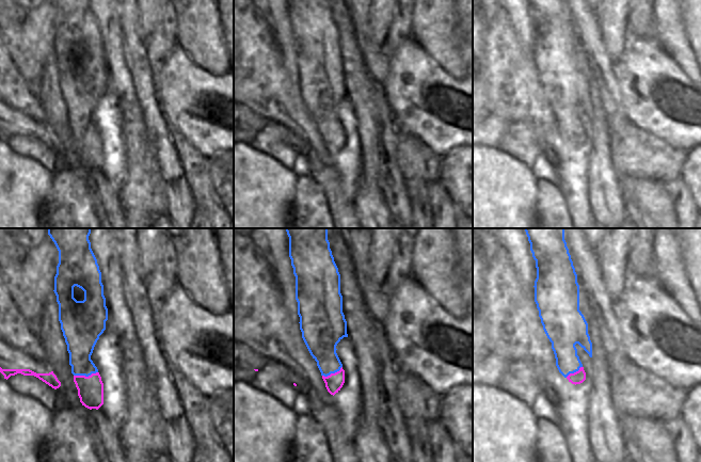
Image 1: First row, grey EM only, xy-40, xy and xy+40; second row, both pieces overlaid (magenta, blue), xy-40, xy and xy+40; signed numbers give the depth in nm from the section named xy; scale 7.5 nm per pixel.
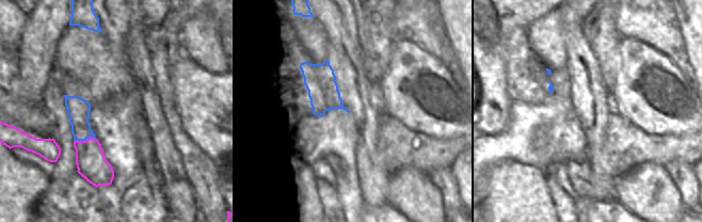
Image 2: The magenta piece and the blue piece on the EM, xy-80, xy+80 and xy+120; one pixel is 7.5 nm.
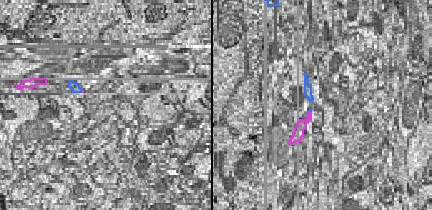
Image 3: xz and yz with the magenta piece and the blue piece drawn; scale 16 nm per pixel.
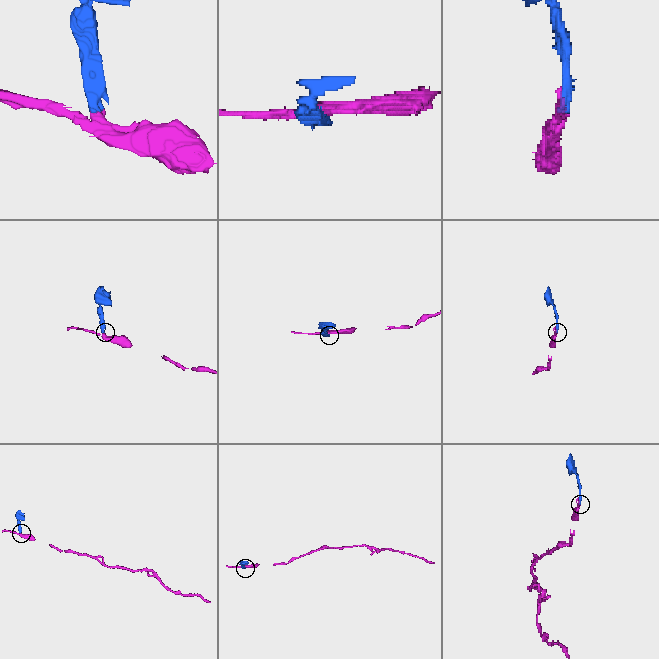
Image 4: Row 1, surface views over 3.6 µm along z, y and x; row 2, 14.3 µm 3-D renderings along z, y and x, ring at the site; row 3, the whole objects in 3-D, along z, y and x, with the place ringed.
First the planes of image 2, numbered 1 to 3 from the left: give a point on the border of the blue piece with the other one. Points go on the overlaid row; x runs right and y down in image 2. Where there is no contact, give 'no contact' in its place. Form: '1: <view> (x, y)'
1: xy-80 (85, 140)
2: no contact
3: no contact

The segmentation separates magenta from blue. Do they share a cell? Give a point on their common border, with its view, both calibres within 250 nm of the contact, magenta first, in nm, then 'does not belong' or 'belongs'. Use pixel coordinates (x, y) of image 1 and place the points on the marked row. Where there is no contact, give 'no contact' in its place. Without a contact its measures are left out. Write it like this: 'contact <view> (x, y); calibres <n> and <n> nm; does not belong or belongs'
contact xy-40 (84, 376); calibres 190 and 200 nm; does not belong

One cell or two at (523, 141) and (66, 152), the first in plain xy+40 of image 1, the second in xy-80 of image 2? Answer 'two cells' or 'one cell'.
two cells

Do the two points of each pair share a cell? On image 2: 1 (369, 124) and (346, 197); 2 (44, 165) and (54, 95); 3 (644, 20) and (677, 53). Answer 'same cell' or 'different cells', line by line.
1: different cells
2: different cells
3: same cell

